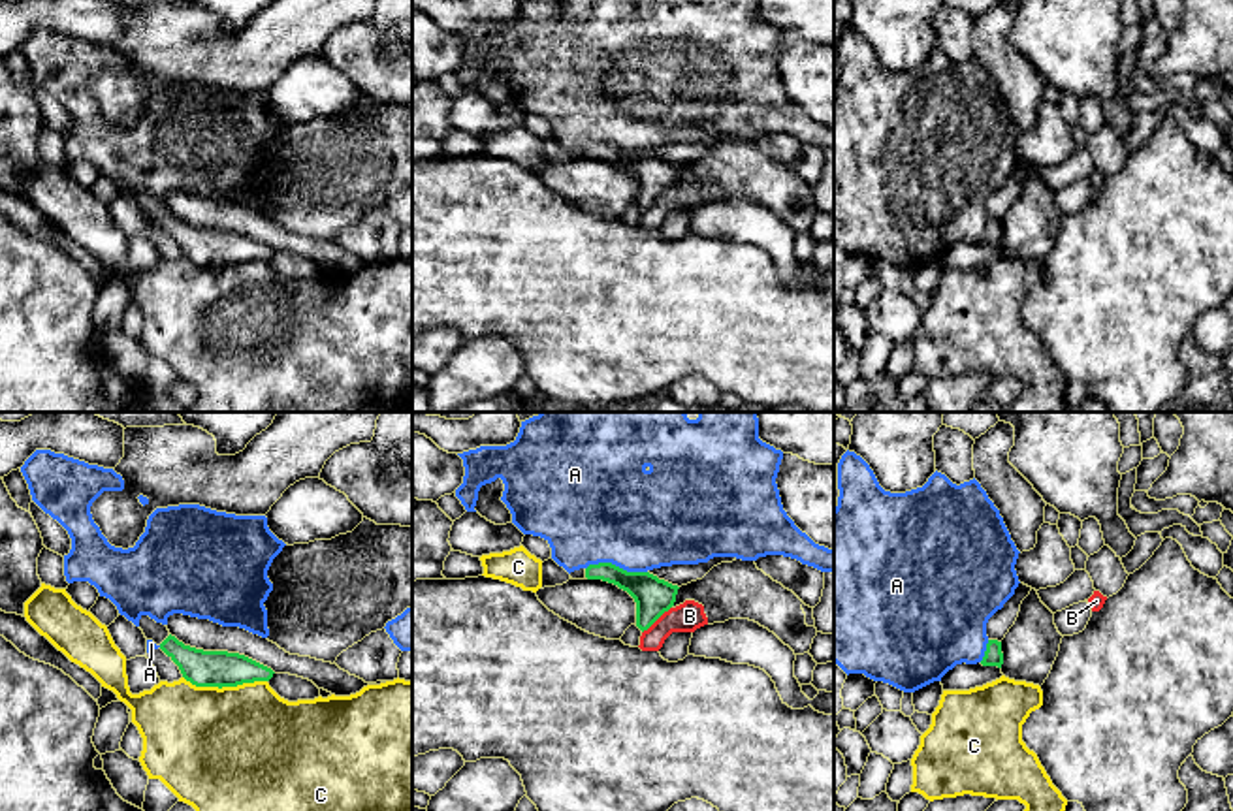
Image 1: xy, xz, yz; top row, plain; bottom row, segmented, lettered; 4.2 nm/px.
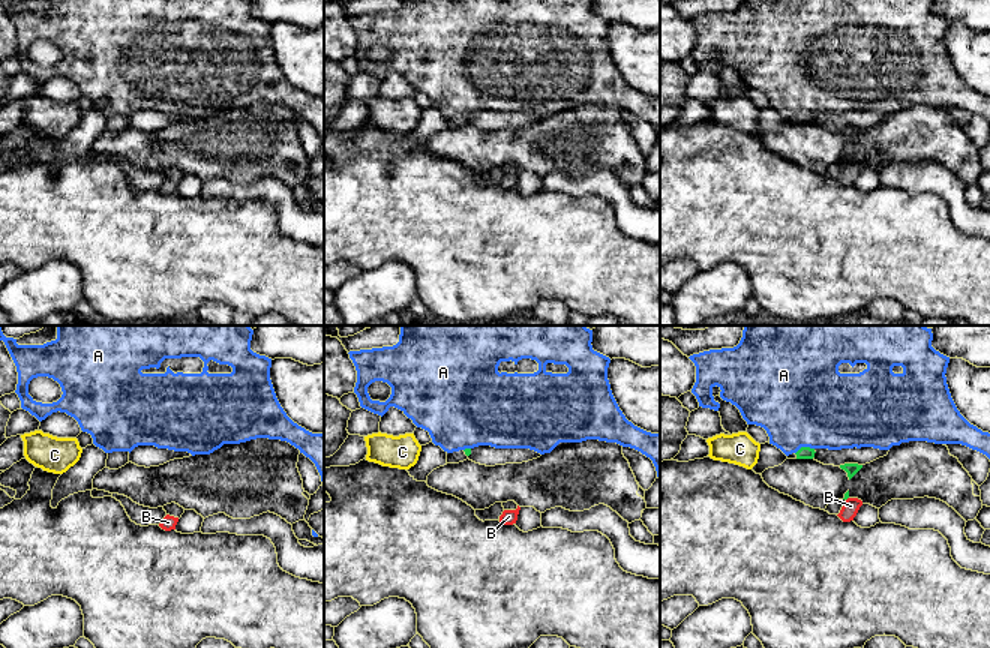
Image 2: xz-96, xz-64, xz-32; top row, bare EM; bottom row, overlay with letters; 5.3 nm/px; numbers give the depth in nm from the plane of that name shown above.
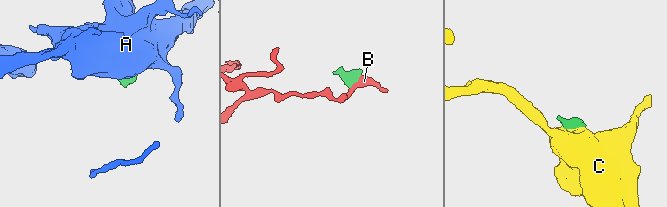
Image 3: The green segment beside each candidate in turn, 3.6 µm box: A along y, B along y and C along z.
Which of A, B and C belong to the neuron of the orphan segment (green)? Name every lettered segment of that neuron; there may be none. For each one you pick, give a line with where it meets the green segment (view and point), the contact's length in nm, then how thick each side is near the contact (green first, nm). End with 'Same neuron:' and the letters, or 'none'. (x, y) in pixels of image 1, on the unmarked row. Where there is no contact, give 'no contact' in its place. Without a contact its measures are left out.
Same neuron: none

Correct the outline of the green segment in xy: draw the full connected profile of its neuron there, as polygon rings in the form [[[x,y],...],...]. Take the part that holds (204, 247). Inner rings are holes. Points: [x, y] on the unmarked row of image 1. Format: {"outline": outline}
{"outline": [[[141,194],[139,207],[181,248],[183,256],[196,265],[237,265],[243,262],[269,260],[273,248],[239,231],[203,230],[184,224],[169,213],[168,205],[149,194]]]}

